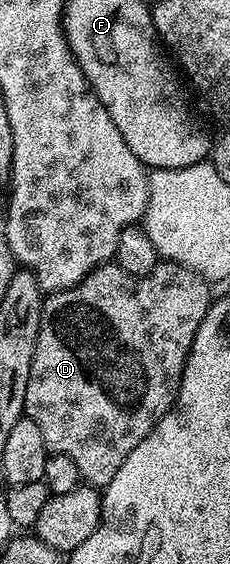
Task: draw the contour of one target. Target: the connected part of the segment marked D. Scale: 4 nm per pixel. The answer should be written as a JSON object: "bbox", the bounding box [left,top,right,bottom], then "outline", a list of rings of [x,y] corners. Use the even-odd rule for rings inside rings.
{"bbox":[23,260,213,488],"outline":[[[160,260],[147,275],[131,275],[123,271],[116,264],[99,266],[93,272],[81,280],[73,288],[56,290],[48,293],[43,299],[41,308],[41,328],[37,332],[37,348],[33,352],[33,364],[29,368],[29,384],[25,387],[25,408],[23,413],[33,424],[37,424],[41,431],[41,437],[45,440],[45,448],[48,454],[60,454],[69,456],[77,464],[77,472],[84,483],[96,488],[105,488],[113,476],[117,476],[117,468],[125,464],[125,456],[149,436],[149,432],[159,423],[161,416],[171,410],[175,397],[181,384],[181,376],[185,372],[185,364],[189,352],[193,348],[193,336],[197,336],[197,328],[201,328],[201,320],[205,320],[205,312],[211,307],[213,301],[212,287],[206,278],[202,278],[197,272],[185,268],[176,262]]]}

